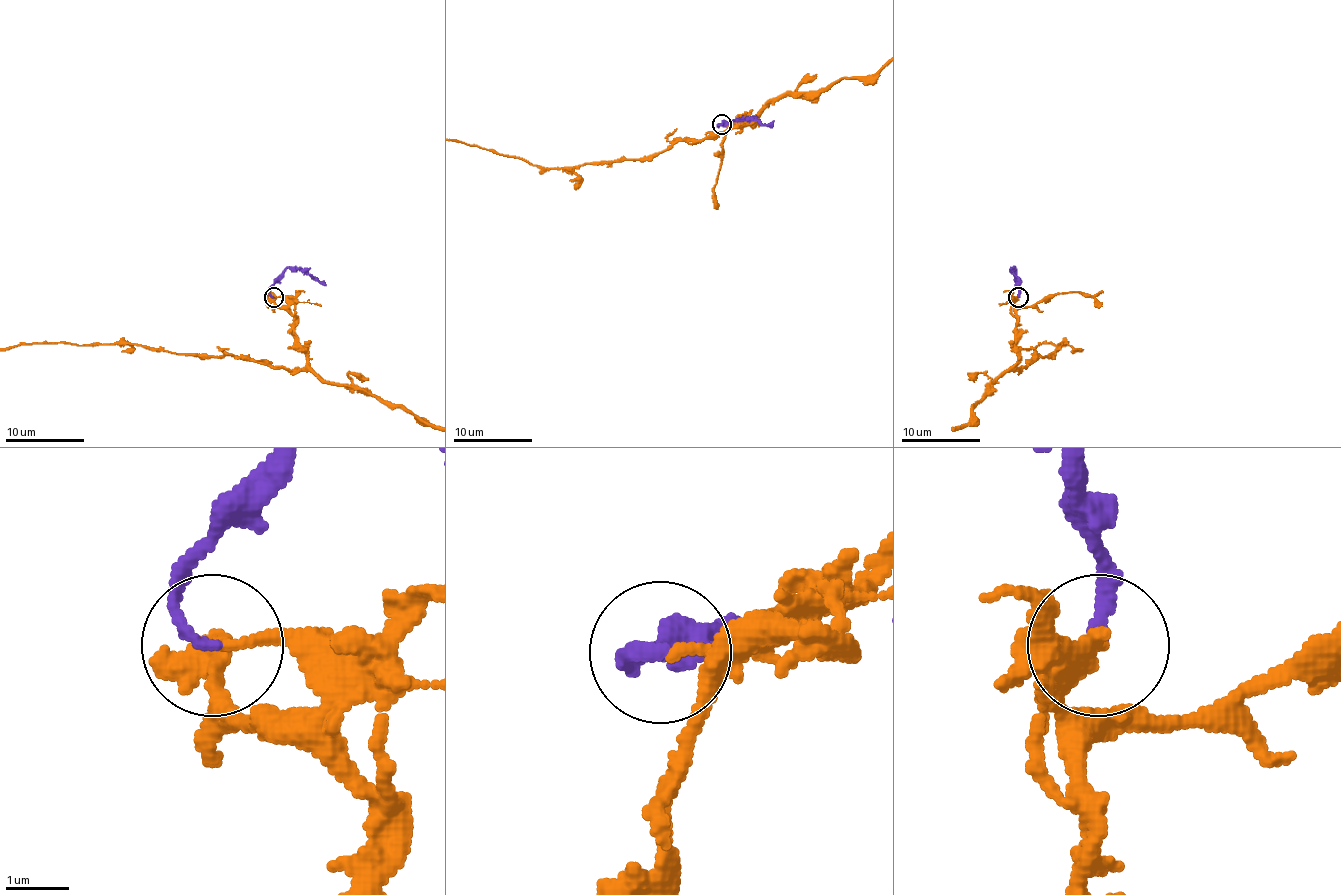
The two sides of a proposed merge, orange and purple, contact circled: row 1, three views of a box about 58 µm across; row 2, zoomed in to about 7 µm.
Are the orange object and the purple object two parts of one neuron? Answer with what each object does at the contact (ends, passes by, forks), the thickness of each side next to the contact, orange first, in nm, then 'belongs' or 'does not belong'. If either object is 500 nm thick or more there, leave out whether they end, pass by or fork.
orange ends | purple ends | 170/200 nm | belongs

